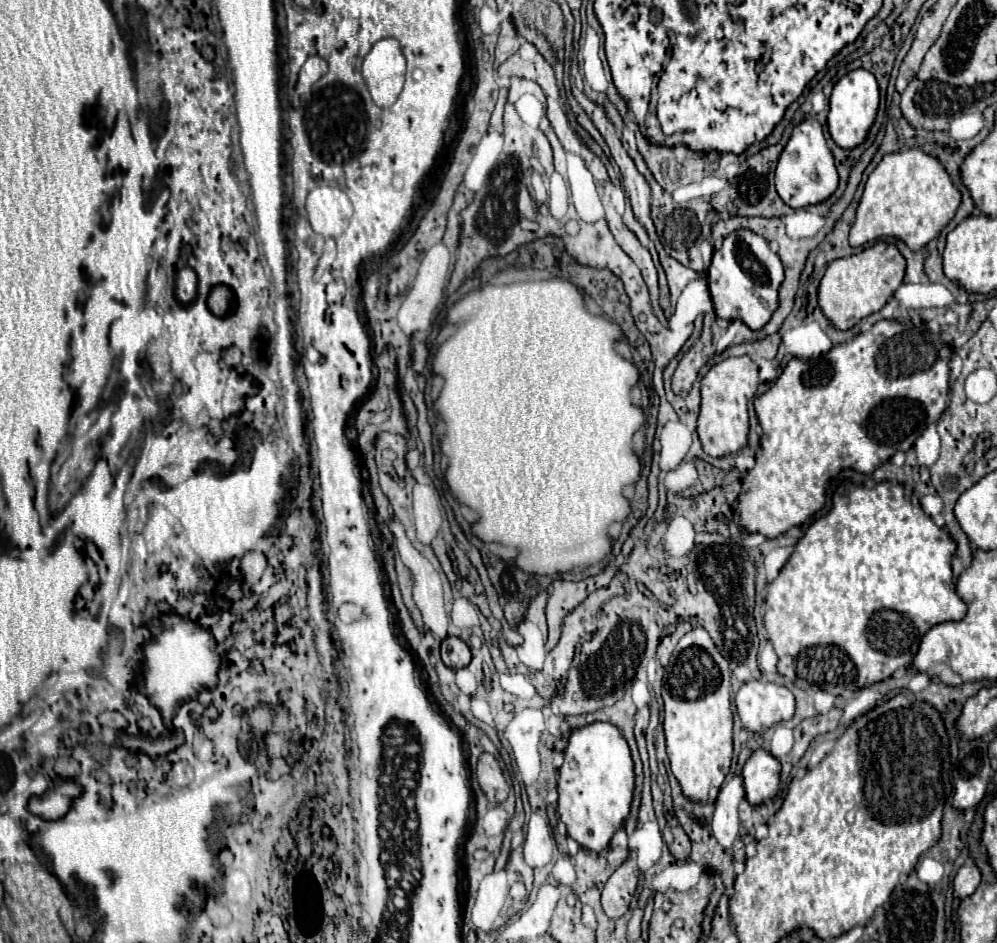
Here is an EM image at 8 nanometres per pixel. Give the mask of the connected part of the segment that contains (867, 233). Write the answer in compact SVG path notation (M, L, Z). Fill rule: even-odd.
M914 148L886 154L864 186L850 230L850 246L864 246L888 236L902 240L910 250L922 250L954 218L958 206L960 192L954 188L938 158Z

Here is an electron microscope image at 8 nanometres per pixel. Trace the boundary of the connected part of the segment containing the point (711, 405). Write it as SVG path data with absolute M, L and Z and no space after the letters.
M732 356L714 364L706 376L700 380L700 416L698 416L698 436L702 448L708 456L726 456L740 452L748 442L748 398L756 394L758 366L748 356Z

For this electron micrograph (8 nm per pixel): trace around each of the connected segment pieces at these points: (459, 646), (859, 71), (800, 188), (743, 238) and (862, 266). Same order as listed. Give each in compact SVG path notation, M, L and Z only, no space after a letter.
M448 636L442 642L442 660L448 668L464 668L470 664L470 648L464 640L456 638L456 636Z
M856 68L842 76L830 94L830 108L828 108L828 132L832 140L842 148L854 148L866 140L866 134L876 118L880 104L878 82L872 72L864 68Z
M808 118L792 130L790 140L788 140L788 144L784 146L784 150L778 158L776 190L788 206L804 208L804 206L822 202L836 188L838 188L838 172L836 172L836 166L834 166L832 152L826 146L822 126L814 118Z
M746 228L734 230L714 252L708 268L708 284L716 316L724 320L740 318L752 330L760 330L778 308L778 286L784 280L784 268L768 242Z
M876 242L860 254L840 258L826 268L826 274L818 286L818 304L836 330L850 330L862 318L878 312L888 302L888 298L902 284L904 272L906 260L896 246L890 242Z

